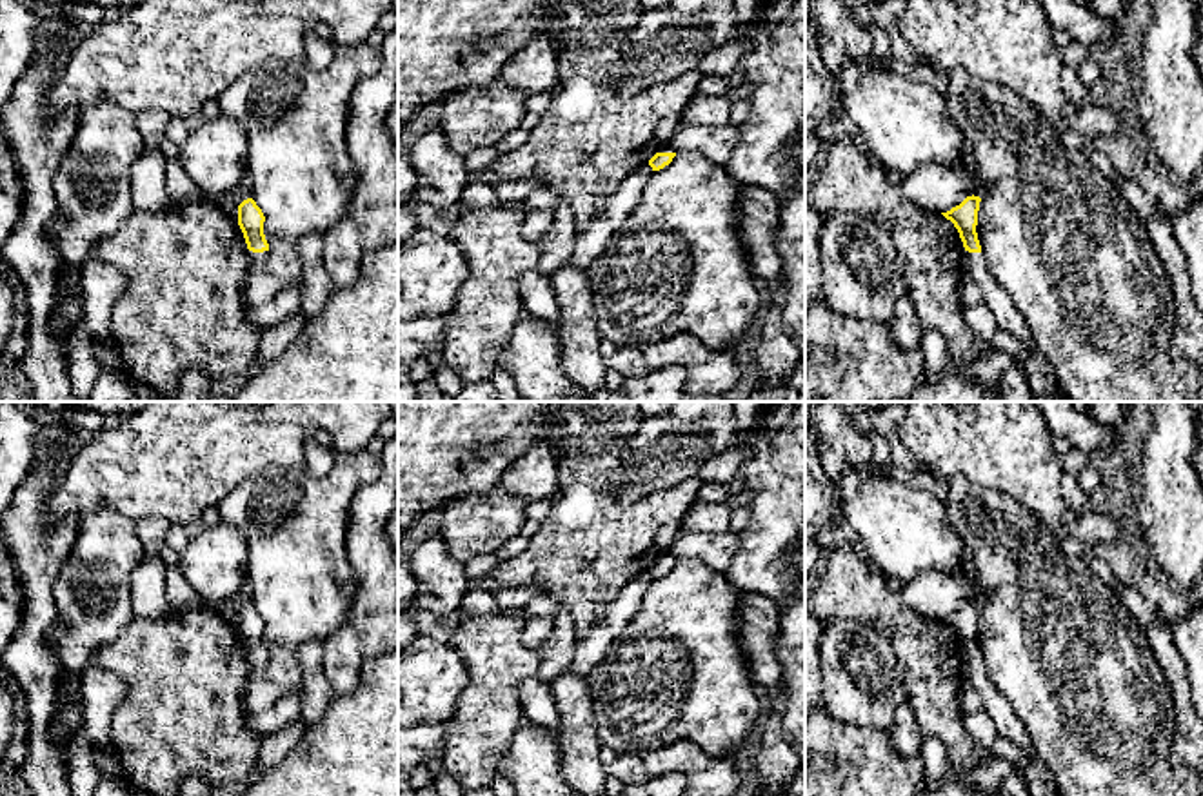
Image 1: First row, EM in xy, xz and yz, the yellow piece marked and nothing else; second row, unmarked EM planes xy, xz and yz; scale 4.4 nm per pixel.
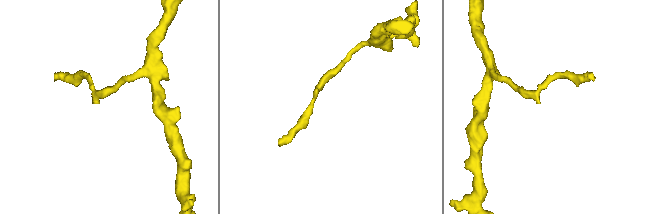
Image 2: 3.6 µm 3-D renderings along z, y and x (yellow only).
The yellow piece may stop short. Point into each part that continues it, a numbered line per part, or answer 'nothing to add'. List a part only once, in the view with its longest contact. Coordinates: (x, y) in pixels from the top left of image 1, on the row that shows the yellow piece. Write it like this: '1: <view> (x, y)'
nothing to add

